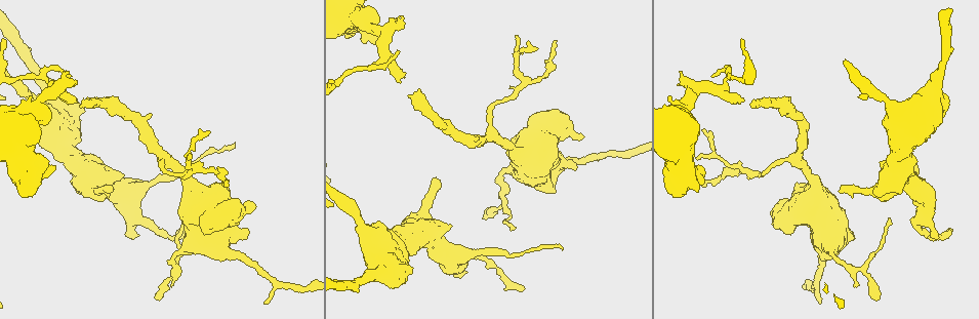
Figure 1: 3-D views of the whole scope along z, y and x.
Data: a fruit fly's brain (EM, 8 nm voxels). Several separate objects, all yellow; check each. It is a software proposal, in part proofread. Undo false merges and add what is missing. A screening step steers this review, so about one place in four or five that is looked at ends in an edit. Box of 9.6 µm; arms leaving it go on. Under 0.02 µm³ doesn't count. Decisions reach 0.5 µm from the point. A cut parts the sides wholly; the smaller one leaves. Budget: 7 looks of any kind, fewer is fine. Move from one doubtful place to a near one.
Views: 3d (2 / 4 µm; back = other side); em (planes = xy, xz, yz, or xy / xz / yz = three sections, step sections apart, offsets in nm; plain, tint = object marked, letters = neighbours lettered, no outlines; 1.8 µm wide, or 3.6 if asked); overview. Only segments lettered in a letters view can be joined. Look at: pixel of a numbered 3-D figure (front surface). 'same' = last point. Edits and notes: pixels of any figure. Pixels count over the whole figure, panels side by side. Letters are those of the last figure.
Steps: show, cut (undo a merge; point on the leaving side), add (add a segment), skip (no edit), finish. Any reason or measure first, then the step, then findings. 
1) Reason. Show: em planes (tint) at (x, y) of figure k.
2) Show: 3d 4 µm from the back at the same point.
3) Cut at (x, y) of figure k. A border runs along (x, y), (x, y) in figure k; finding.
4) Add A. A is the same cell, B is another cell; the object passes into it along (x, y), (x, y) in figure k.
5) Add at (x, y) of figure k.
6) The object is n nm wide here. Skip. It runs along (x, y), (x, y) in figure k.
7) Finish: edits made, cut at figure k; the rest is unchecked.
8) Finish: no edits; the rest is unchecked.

Free end. Show: em planes (letters) at (107, 193) of figure 1.

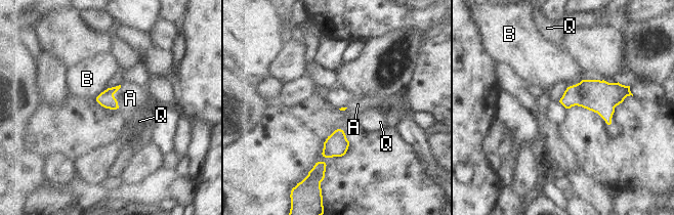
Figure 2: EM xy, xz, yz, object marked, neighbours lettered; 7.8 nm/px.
Add A. A is the same cell, B and Q are other cells; the object passes into it along (107, 99), (114, 96), (130, 98) in figure 2; the neuron continues.

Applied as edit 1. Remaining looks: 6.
See it whole again. Show: overview.

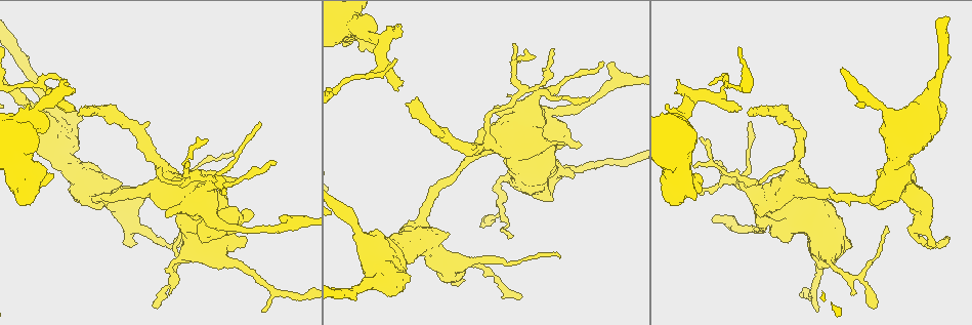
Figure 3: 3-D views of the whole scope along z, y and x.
Free end. Show: em xz step 16 (tint) at (573, 177) of figure 3.

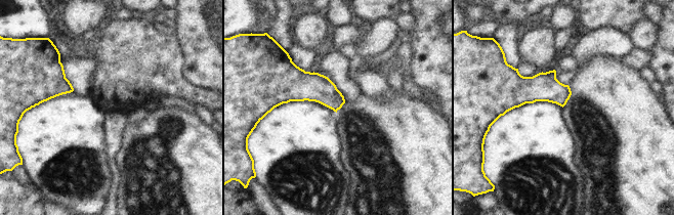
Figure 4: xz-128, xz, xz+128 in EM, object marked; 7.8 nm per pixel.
Show: em planes (letters) at the same point.

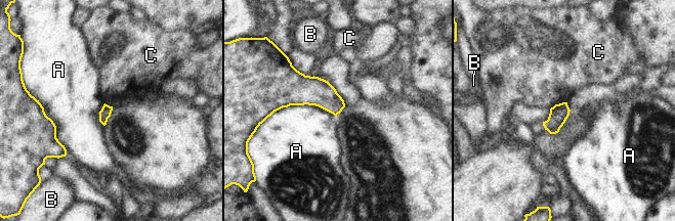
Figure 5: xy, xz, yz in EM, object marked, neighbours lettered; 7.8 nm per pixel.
Skip. A, B and C are other cells; none of them fits.

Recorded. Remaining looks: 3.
Finish: edits made, add at figure 2; the rest is unchecked.

